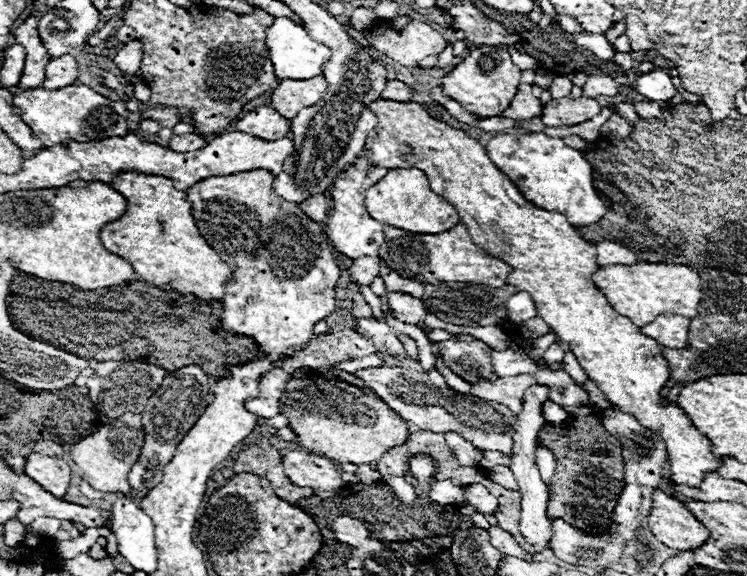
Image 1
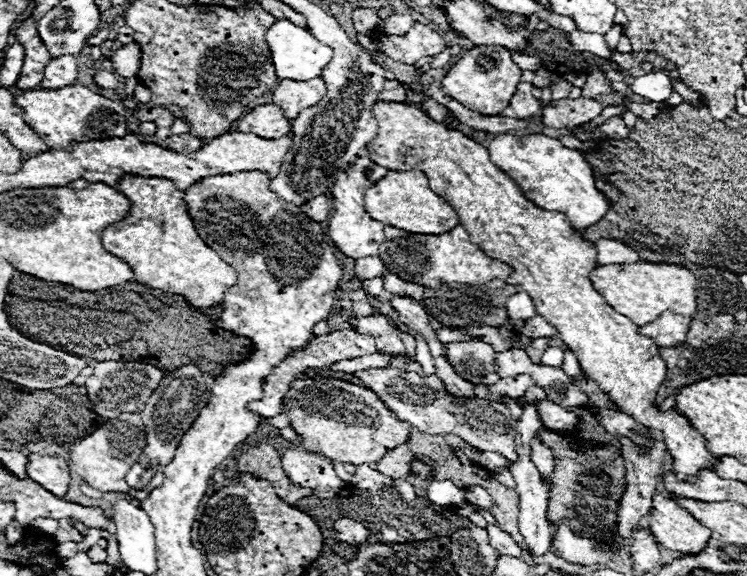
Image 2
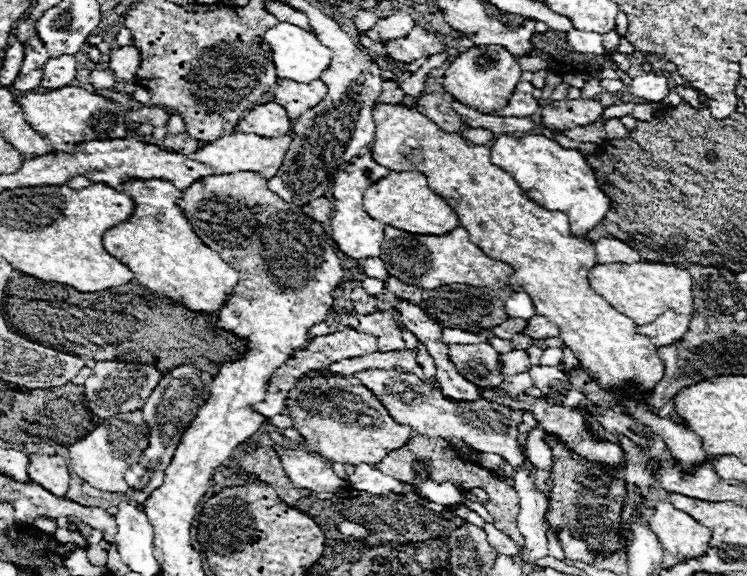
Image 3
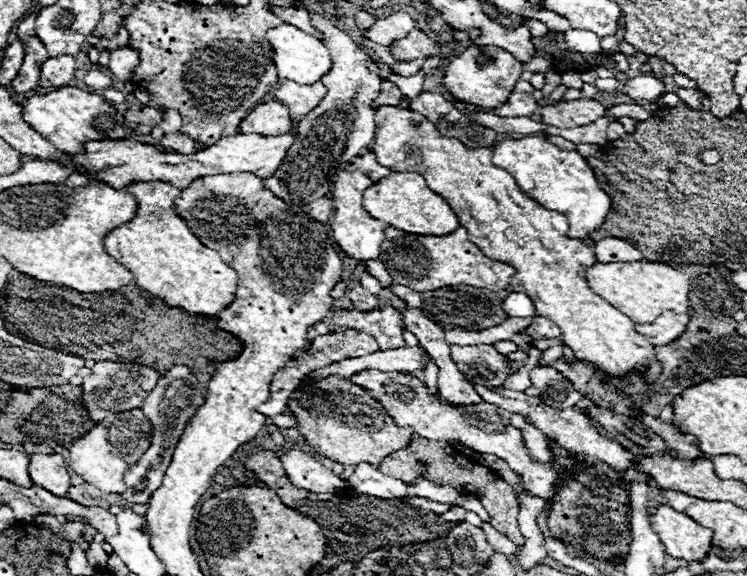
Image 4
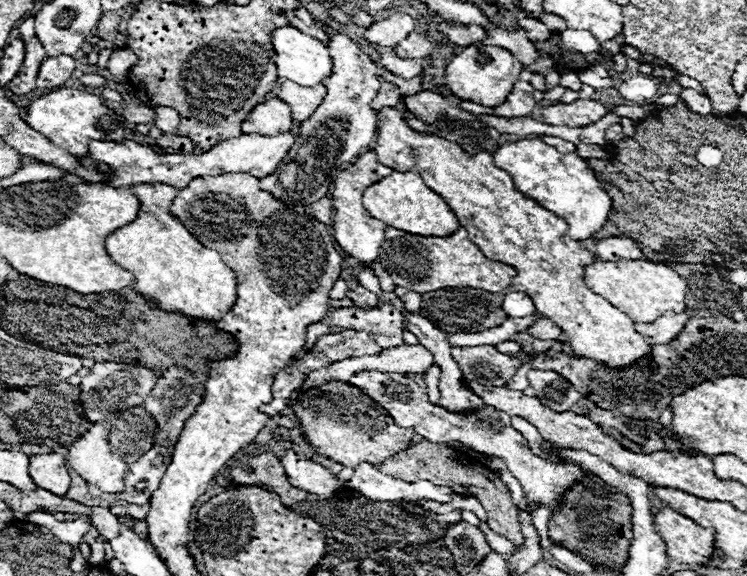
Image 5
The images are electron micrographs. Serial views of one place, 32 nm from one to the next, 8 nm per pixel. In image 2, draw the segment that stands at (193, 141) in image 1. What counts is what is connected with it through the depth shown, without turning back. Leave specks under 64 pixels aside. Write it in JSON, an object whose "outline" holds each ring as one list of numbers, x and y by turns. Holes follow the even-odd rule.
{"outline":[[180,134,180,136,168,136,166,140,166,148,168,150,174,150,174,152,182,152,182,154,190,154,198,148,202,148,202,140,190,136,190,134]]}

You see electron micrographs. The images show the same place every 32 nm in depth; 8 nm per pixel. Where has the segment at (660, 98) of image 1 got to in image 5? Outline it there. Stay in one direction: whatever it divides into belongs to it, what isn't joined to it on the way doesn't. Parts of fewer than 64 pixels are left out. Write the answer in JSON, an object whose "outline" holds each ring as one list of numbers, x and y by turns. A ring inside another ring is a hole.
{"outline":[[632,76,618,86,618,94,630,102,652,100,658,92,658,80,654,76]]}

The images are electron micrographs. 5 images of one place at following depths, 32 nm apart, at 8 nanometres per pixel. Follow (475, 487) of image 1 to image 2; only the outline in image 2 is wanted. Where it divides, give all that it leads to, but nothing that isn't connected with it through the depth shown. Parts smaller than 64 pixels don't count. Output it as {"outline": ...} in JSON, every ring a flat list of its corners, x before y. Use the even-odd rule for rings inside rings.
{"outline":[[482,486,468,488,468,490,466,490,466,500,468,500,470,504,476,504,476,506,484,508,484,510,488,510,488,508,494,504,494,500,490,498,490,494,488,494]]}

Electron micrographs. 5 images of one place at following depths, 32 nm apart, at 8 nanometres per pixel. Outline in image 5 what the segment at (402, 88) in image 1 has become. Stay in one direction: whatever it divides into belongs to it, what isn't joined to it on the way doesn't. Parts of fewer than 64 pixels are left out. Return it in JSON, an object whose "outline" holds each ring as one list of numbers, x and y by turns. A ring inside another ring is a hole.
{"outline":[[382,82,380,90,378,90,378,96,372,100,370,108,374,108,374,110,386,108,386,106,394,108,398,102,400,102,400,90,390,82]]}

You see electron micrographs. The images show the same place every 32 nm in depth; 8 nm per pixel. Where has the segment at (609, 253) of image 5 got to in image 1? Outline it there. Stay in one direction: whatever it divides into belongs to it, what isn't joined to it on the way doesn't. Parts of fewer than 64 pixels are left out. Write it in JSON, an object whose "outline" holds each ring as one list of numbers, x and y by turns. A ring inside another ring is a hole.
{"outline":[[602,240,596,242,598,250,598,266,610,266,610,264,636,264,638,256,628,250,626,246,612,242,612,240]]}

